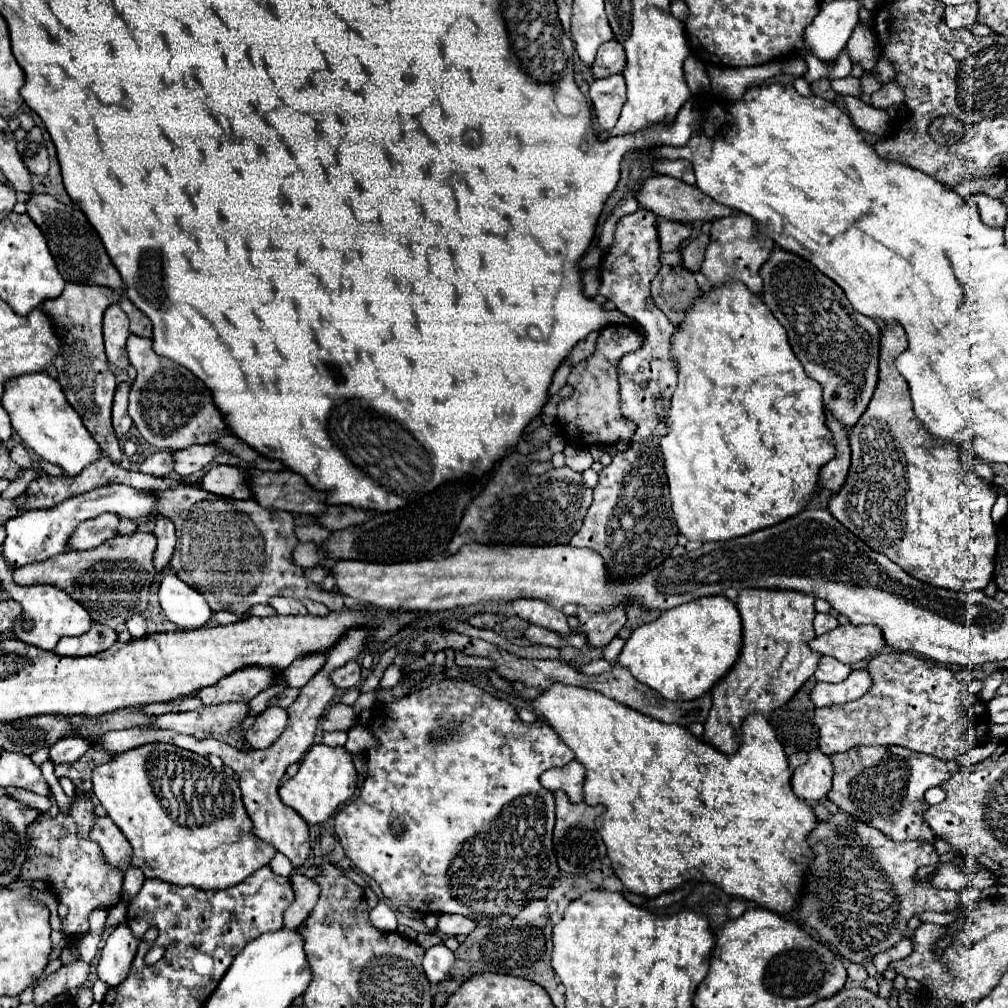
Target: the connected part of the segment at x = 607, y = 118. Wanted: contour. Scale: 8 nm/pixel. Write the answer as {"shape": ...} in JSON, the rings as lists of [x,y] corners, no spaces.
{"shape":[[[622,73],[596,79],[590,85],[590,99],[602,129],[612,129],[626,103],[626,83]]]}

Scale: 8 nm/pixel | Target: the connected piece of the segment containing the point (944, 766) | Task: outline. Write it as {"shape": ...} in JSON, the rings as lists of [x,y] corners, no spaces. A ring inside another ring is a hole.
{"shape":[[[894,745],[854,747],[844,753],[834,753],[830,759],[834,765],[834,787],[826,797],[836,807],[884,831],[894,841],[934,841],[932,829],[922,819],[922,813],[928,809],[924,793],[960,771],[962,765],[958,761],[944,761]]]}

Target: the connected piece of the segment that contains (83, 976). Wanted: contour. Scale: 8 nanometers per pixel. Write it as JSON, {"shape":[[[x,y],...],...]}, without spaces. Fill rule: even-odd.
{"shape":[[[74,961],[70,965],[62,965],[60,971],[48,975],[40,985],[34,987],[34,1001],[32,1005],[46,1005],[60,993],[68,993],[72,989],[78,989],[86,983],[90,975],[90,965],[84,961]]]}

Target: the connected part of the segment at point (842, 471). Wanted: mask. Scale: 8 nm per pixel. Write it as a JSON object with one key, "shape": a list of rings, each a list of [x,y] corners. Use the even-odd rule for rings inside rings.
{"shape":[[[826,415],[826,425],[834,435],[834,445],[836,445],[836,455],[834,459],[828,461],[828,465],[824,465],[820,469],[820,477],[818,477],[818,485],[822,489],[826,489],[830,493],[830,497],[838,491],[838,487],[844,485],[844,479],[848,475],[848,467],[850,467],[850,445],[848,445],[848,431],[846,427],[834,419],[832,415]]]}

